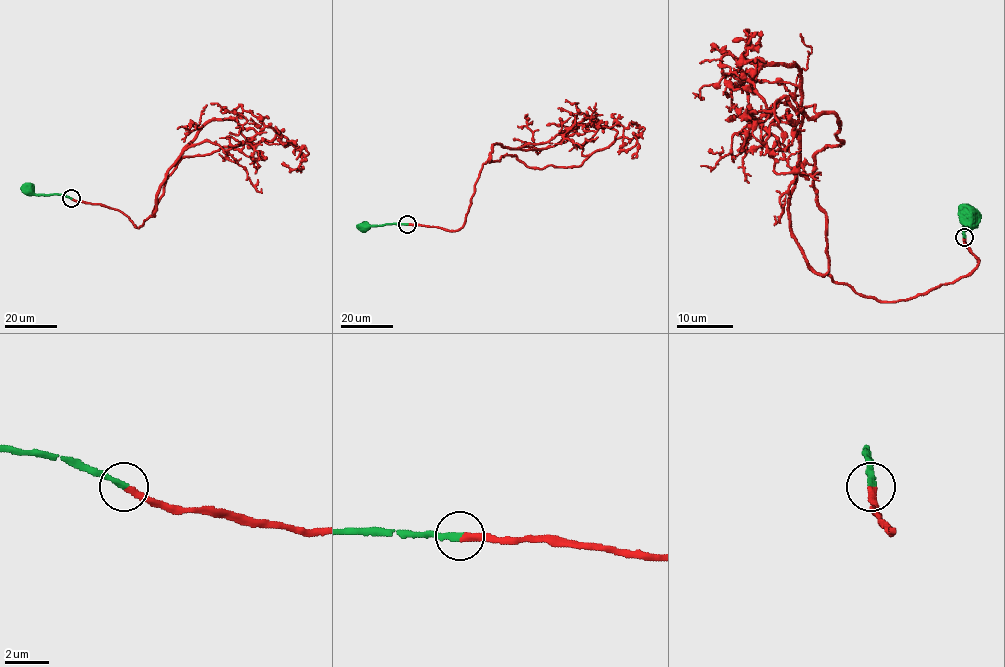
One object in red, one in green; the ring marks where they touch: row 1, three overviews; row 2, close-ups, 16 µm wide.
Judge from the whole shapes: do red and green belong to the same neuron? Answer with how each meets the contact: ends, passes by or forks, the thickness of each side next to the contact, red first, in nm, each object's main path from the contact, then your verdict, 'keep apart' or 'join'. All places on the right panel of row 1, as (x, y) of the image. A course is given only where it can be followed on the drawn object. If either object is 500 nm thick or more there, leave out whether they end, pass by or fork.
red ends; green ends; calibres 280 and 280 nm; course red (964, 237), (978, 264), (933, 289), (835, 283), (814, 156), (839, 119), (781, 98), (773, 169), (807, 160); course green (964, 237), (962, 228), (967, 228), (968, 220); join

